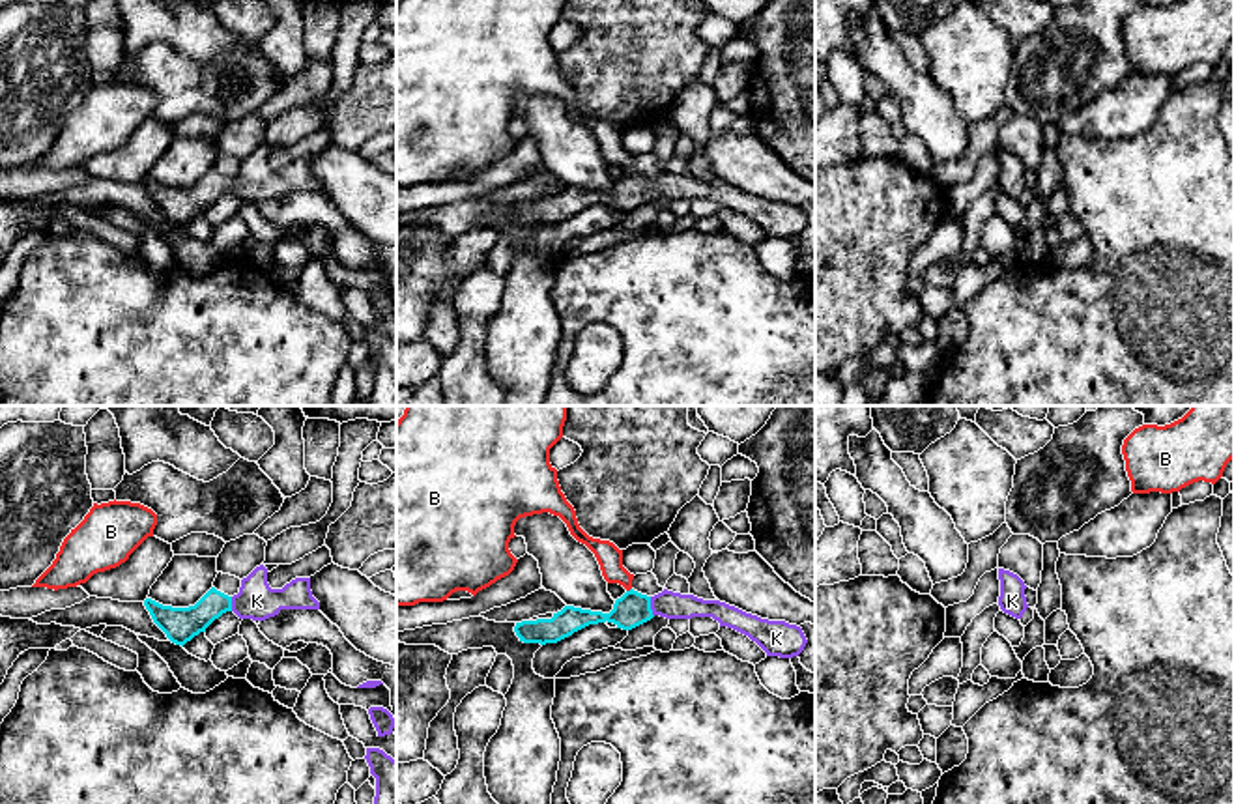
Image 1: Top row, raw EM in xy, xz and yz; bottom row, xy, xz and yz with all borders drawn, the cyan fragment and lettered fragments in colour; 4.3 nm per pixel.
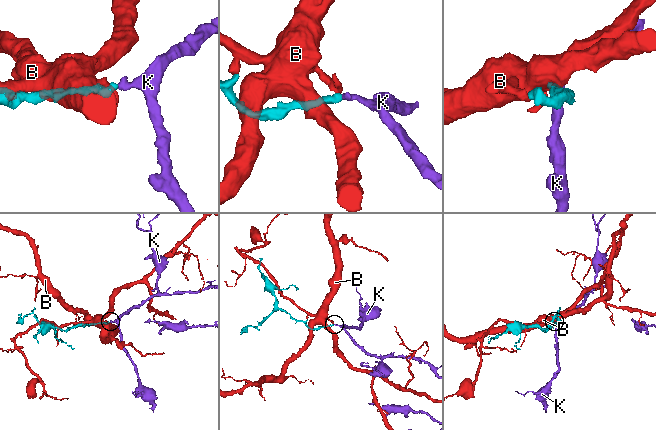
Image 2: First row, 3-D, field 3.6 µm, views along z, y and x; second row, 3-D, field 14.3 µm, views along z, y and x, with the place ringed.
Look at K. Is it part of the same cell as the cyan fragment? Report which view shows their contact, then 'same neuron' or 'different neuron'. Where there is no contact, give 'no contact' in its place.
xz | same neuron

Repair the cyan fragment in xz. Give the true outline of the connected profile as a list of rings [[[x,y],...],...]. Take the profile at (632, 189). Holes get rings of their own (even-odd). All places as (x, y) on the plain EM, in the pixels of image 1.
[[[634,170],[615,181],[610,194],[565,187],[552,200],[516,204],[514,213],[524,224],[557,224],[574,213],[598,204],[613,204],[617,209],[632,211],[654,196],[666,200],[712,198],[720,208],[733,209],[755,223],[767,237],[798,237],[808,221],[800,208],[785,202],[768,202],[746,194],[720,181],[703,181],[664,170],[654,178]]]

